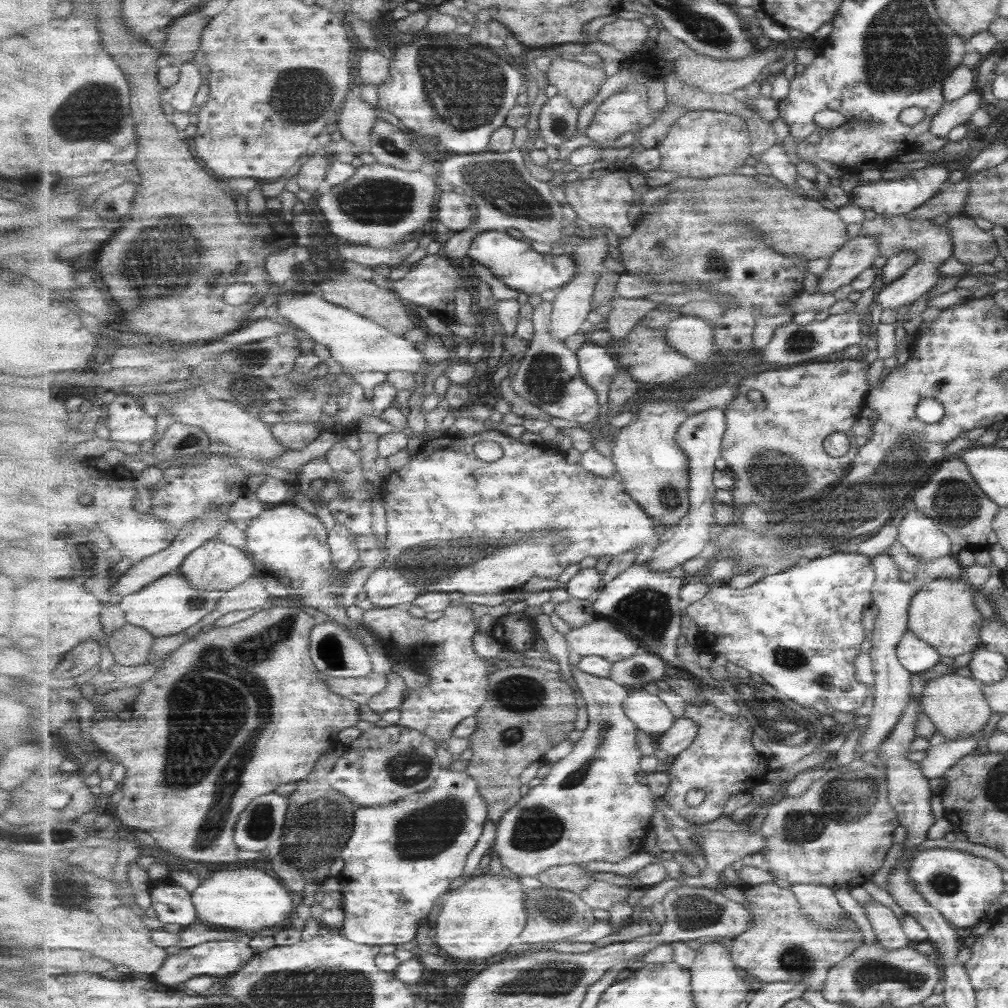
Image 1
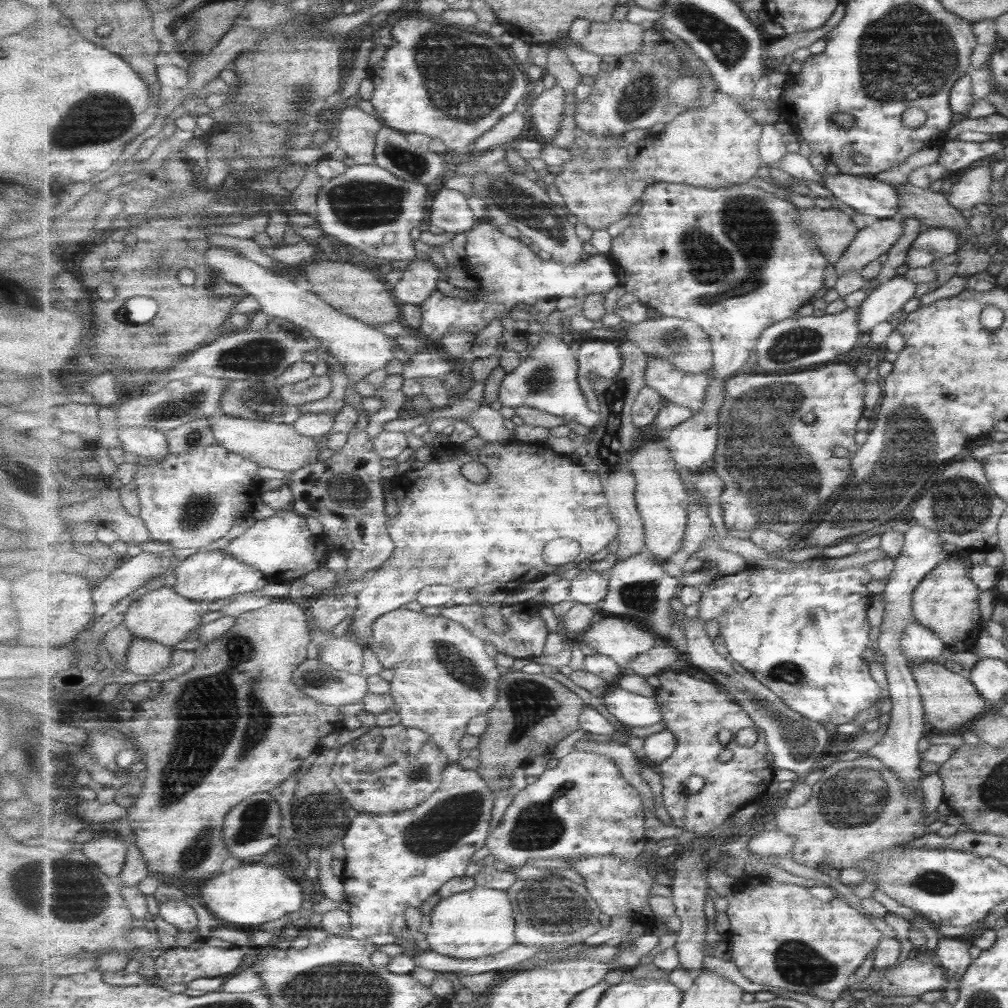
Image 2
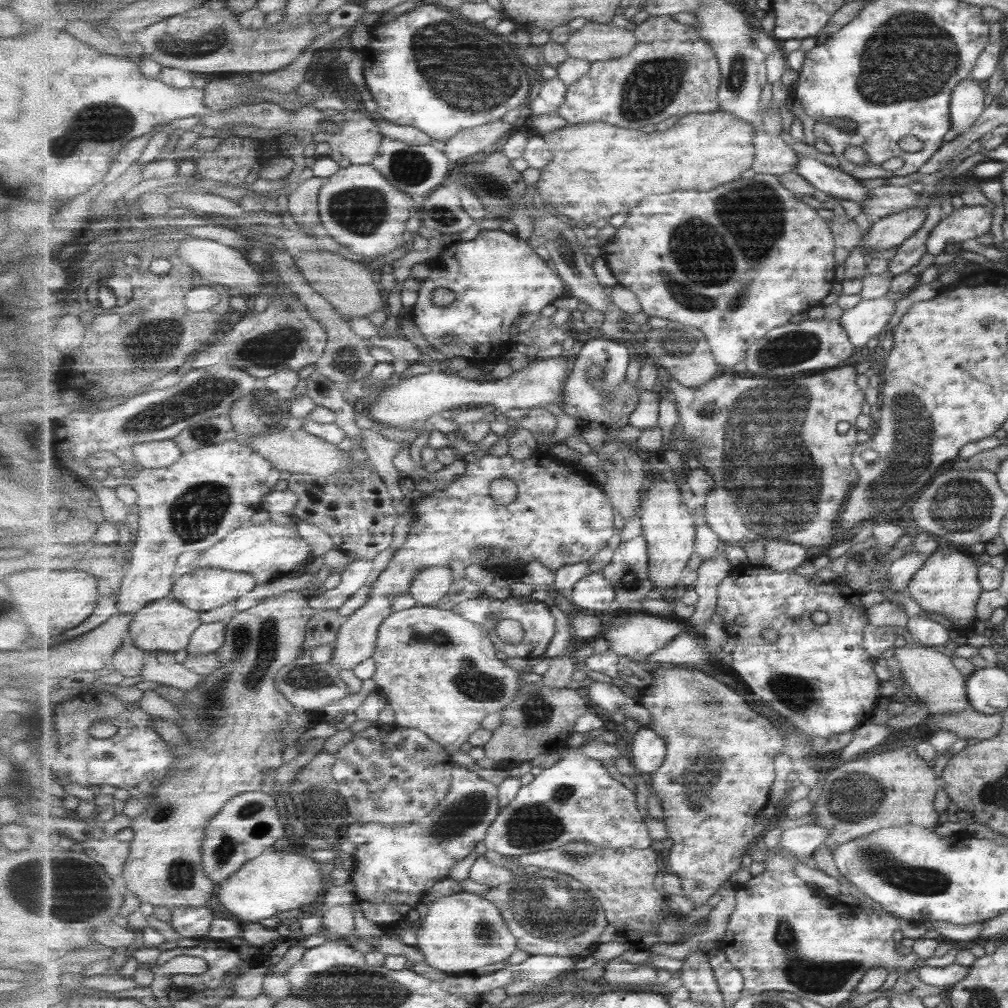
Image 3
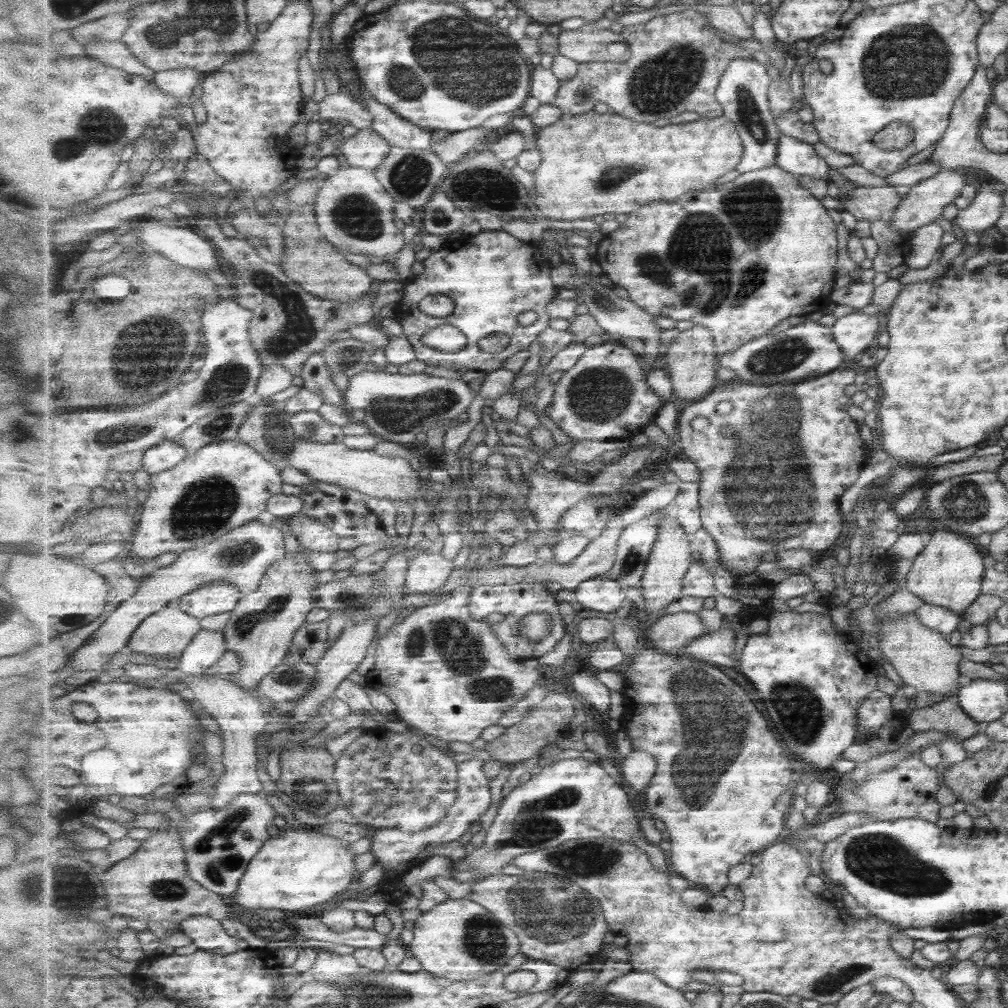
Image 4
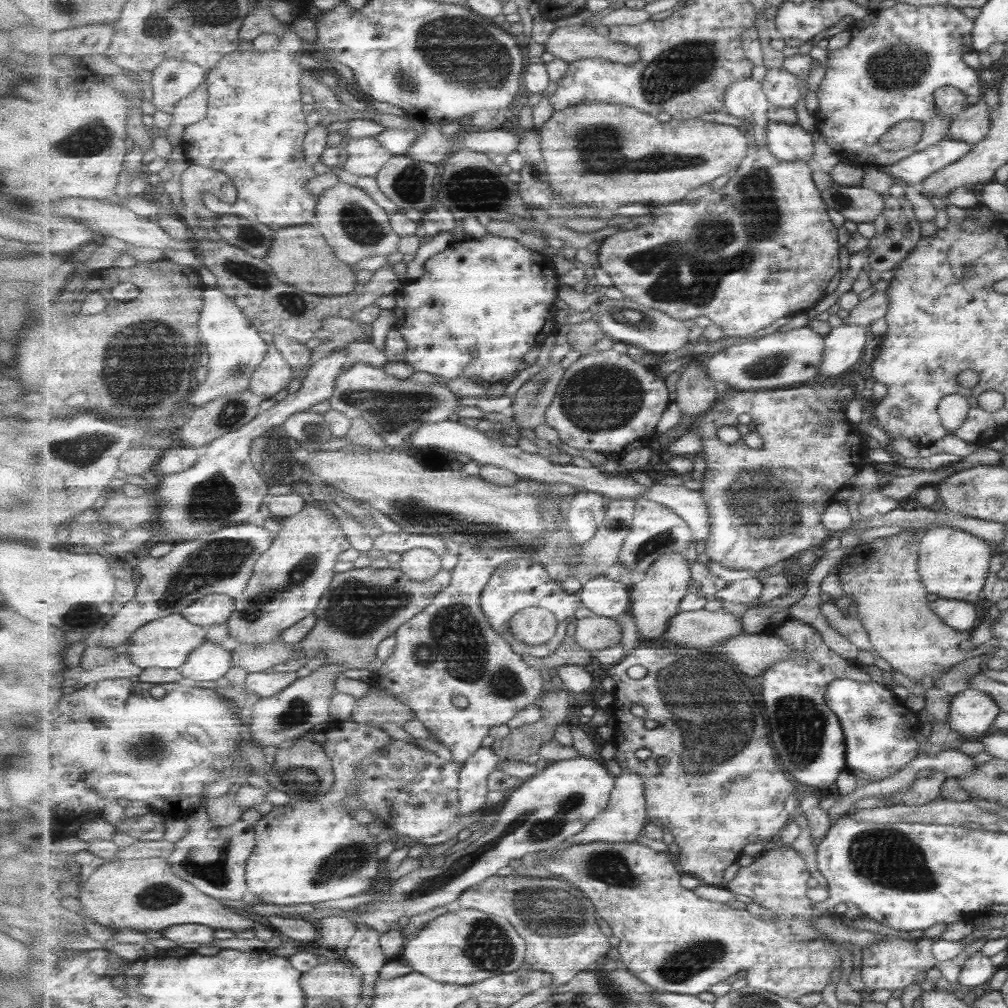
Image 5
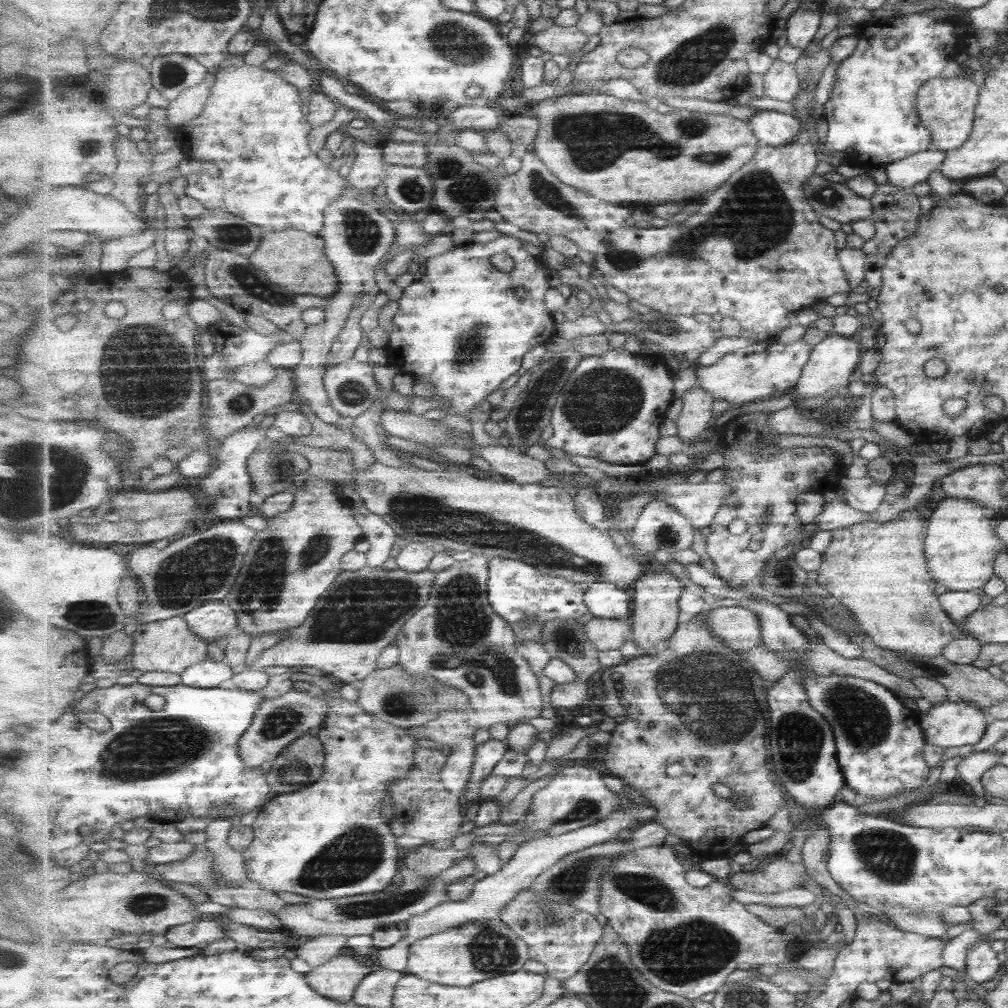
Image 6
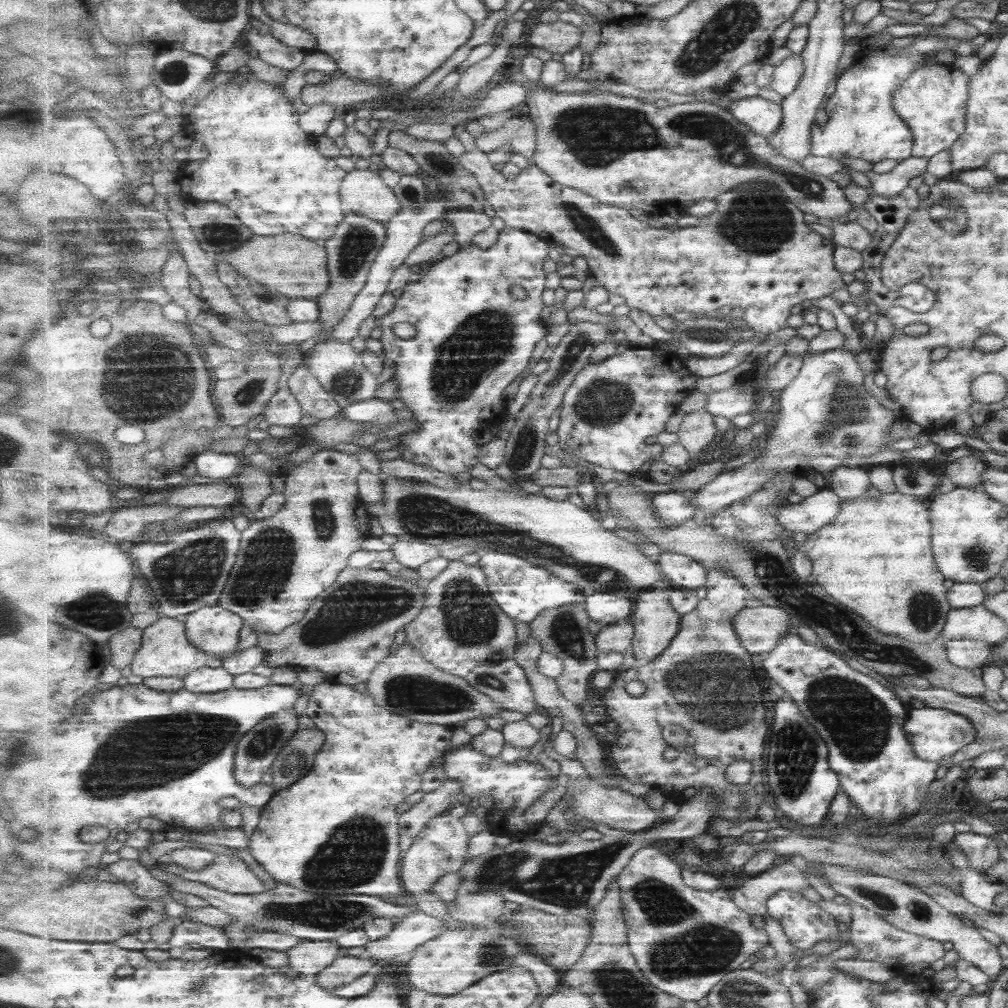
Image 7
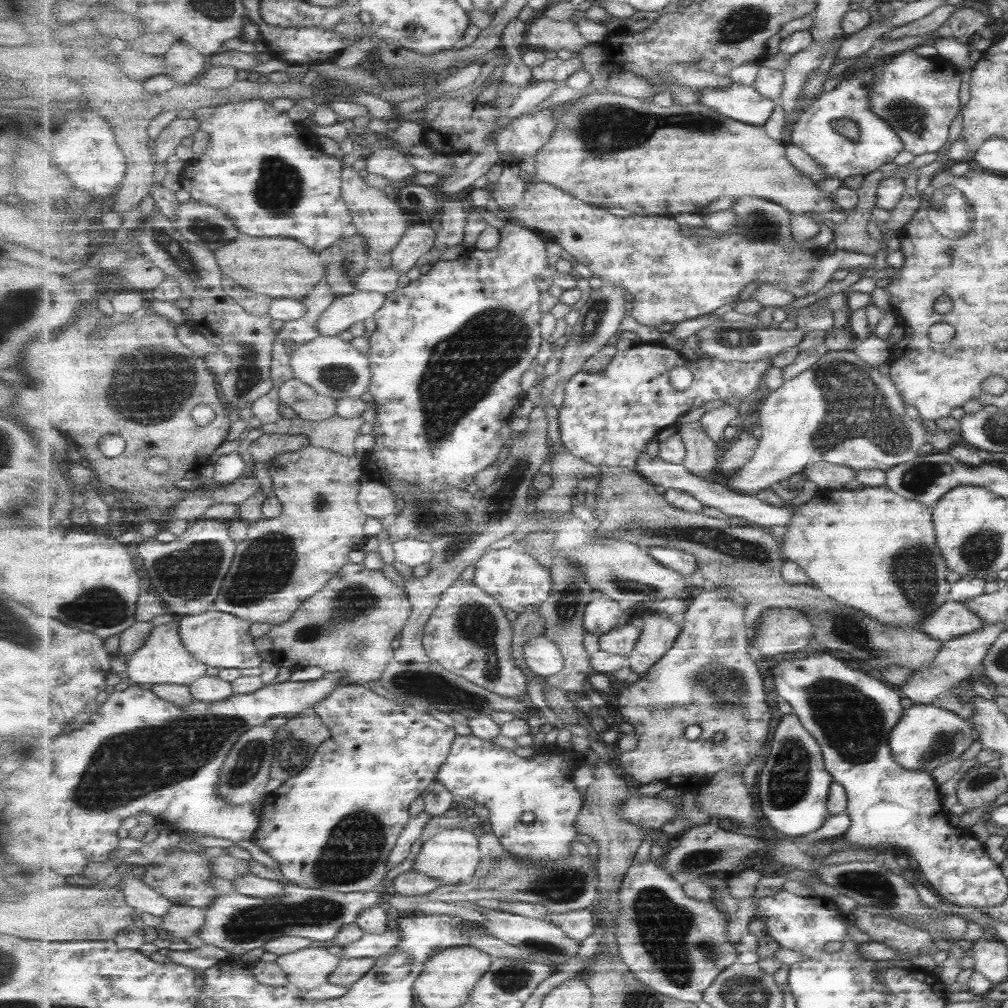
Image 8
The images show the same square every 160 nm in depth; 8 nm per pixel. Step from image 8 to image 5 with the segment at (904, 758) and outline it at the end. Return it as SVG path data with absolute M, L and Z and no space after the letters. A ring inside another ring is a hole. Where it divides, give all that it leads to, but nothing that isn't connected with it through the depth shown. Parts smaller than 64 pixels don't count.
M967 688L950 697L945 724L959 738L979 740L992 731L993 719L1000 711L987 693Z

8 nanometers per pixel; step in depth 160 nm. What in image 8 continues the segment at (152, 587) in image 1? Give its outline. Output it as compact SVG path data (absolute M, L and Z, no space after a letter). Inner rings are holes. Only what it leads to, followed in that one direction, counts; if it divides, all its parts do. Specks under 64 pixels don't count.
M170 621L158 625L148 636L147 642L126 659L128 678L135 685L150 687L154 684L193 684L207 674L207 666L203 661L197 660L186 645L183 644L180 635L180 623Z

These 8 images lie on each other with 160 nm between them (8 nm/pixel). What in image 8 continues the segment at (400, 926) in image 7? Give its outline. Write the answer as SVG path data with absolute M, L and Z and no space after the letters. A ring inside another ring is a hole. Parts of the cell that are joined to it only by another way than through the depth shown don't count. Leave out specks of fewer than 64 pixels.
M398 929L395 932L386 931L384 934L365 933L361 940L343 948L341 958L377 960L395 951L399 943L401 943L401 932Z

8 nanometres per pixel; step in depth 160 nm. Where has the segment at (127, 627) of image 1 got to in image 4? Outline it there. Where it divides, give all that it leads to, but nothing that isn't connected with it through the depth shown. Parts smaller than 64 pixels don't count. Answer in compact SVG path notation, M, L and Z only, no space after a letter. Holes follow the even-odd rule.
M178 668L169 670L169 674L187 684L193 691L194 699L210 714L219 725L223 751L221 764L225 774L215 783L216 791L212 796L213 808L223 808L230 805L235 797L245 793L263 791L263 784L259 780L258 769L258 740L270 730L269 717L262 702L257 696L249 694L242 686L235 684L231 679L218 678L213 675L185 674Z

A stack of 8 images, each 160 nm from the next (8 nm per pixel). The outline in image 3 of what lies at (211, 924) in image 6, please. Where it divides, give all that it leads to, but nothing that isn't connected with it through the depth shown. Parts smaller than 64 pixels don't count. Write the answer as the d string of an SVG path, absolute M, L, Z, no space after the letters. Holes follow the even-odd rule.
M179 907L171 910L170 924L181 937L205 939L213 922L213 912L207 907Z

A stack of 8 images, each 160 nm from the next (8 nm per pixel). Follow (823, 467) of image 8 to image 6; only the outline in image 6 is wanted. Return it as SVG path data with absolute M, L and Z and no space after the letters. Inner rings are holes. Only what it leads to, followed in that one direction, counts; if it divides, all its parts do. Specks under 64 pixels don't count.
M868 475L861 479L849 479L842 476L840 487L843 488L844 499L854 510L871 515L882 508L888 494L887 483L875 481Z

